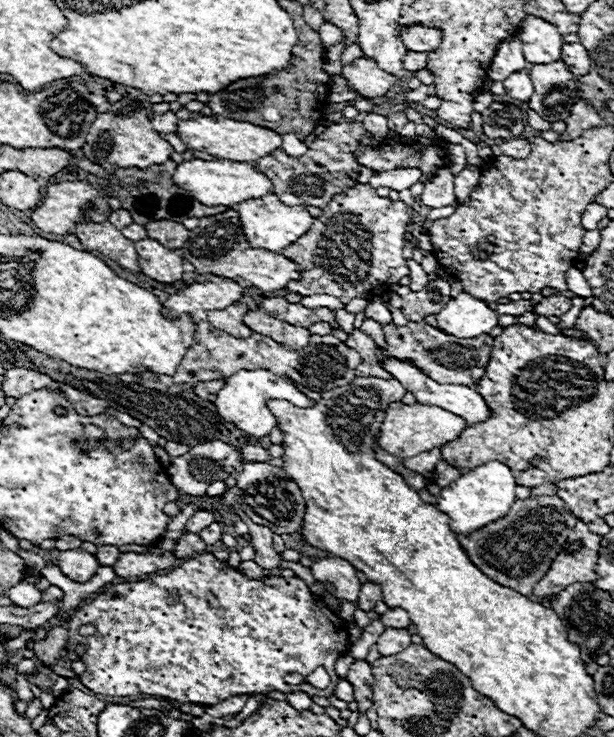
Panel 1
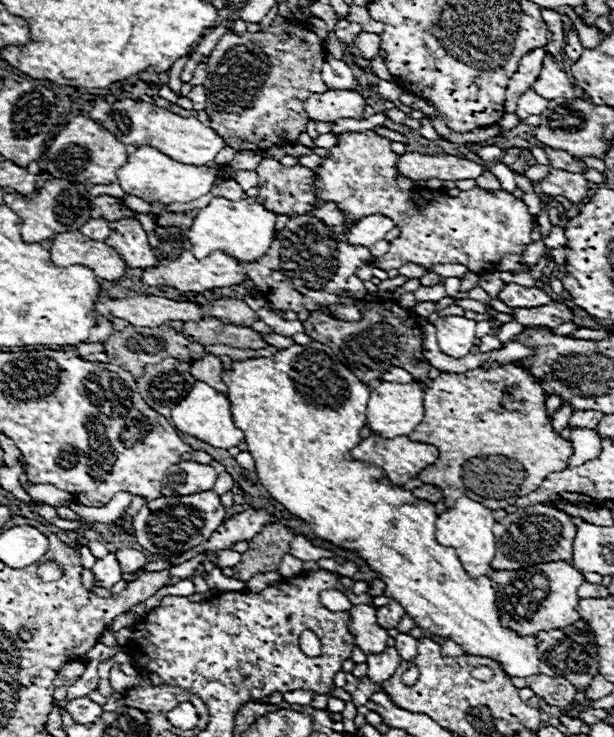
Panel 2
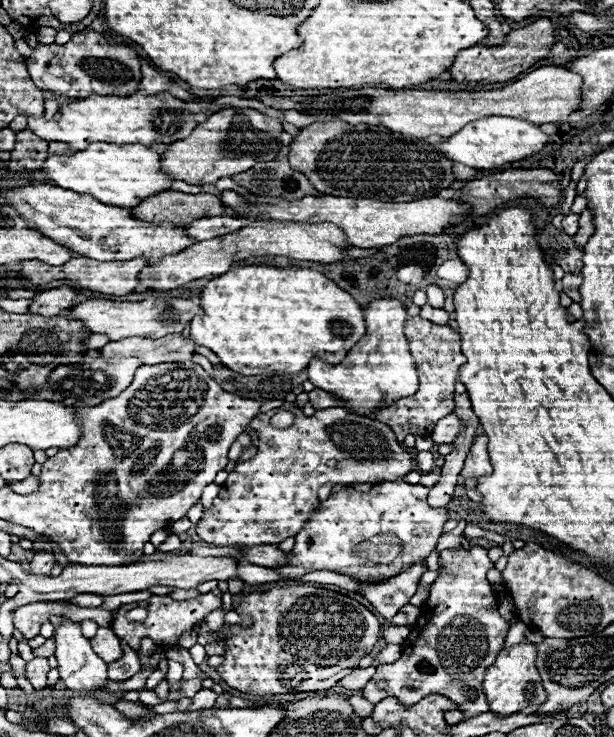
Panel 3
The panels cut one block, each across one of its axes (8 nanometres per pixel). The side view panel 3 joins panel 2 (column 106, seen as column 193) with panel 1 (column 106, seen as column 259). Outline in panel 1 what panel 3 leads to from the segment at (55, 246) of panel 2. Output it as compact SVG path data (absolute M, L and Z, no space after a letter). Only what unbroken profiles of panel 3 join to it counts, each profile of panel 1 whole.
M110 222L78 224L74 234L78 236L80 244L86 250L90 250L90 252L98 250L104 256L108 256L110 260L118 262L122 268L126 268L130 272L140 272L134 242L124 238L122 232L116 226L112 226Z

